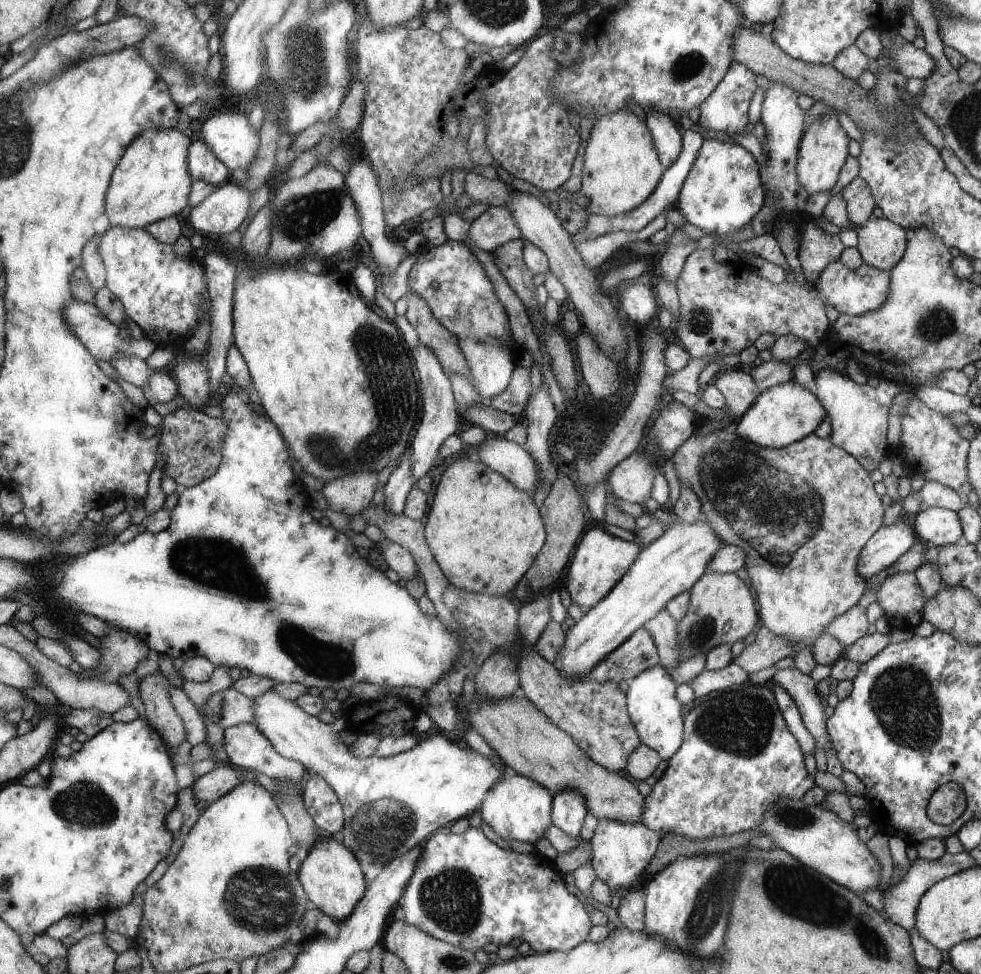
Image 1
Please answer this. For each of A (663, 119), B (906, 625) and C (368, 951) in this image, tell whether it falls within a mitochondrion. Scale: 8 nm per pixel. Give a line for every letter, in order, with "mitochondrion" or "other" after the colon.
A: other
B: other
C: other

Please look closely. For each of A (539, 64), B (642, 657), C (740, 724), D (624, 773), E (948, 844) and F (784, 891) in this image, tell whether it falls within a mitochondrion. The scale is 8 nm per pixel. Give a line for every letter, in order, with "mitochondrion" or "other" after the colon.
A: other
B: mitochondrion
C: mitochondrion
D: other
E: other
F: mitochondrion

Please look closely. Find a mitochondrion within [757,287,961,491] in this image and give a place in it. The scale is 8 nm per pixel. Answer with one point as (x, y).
(936, 324)

